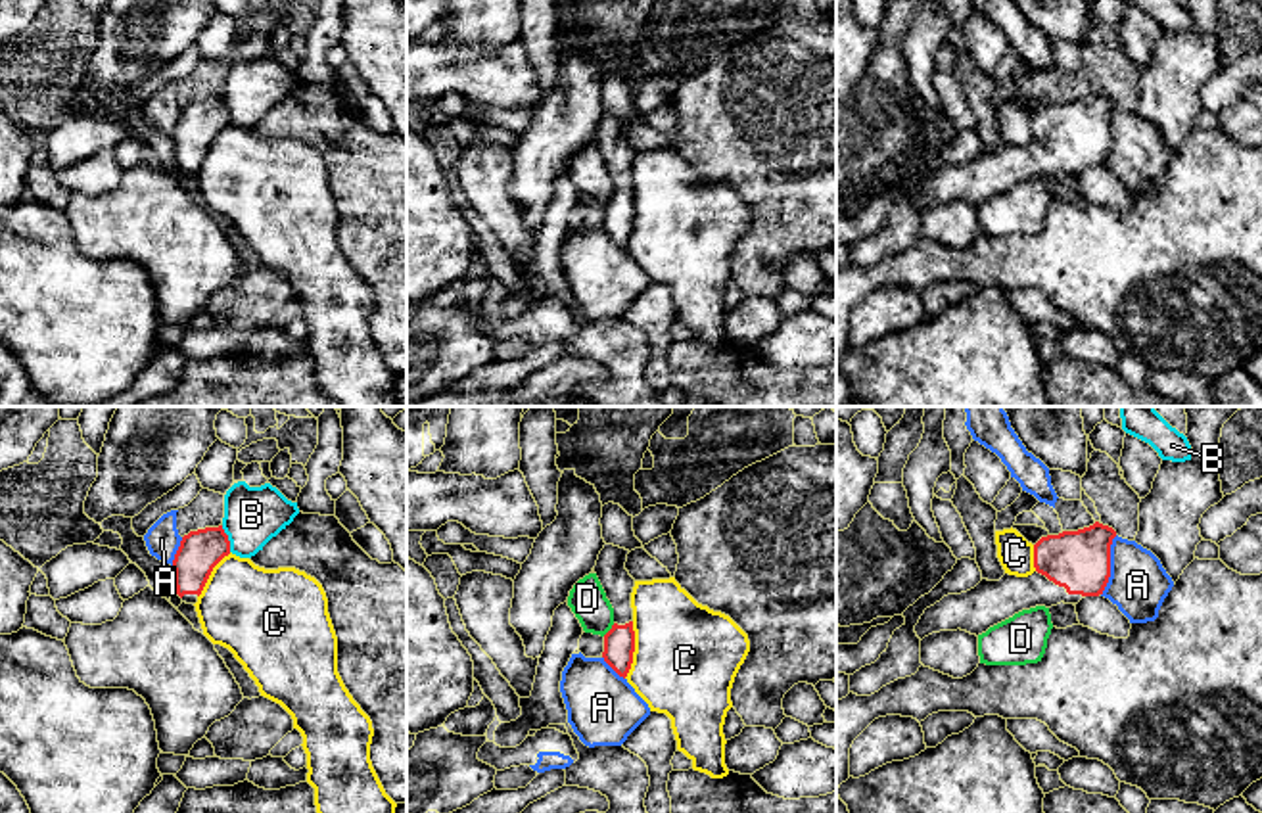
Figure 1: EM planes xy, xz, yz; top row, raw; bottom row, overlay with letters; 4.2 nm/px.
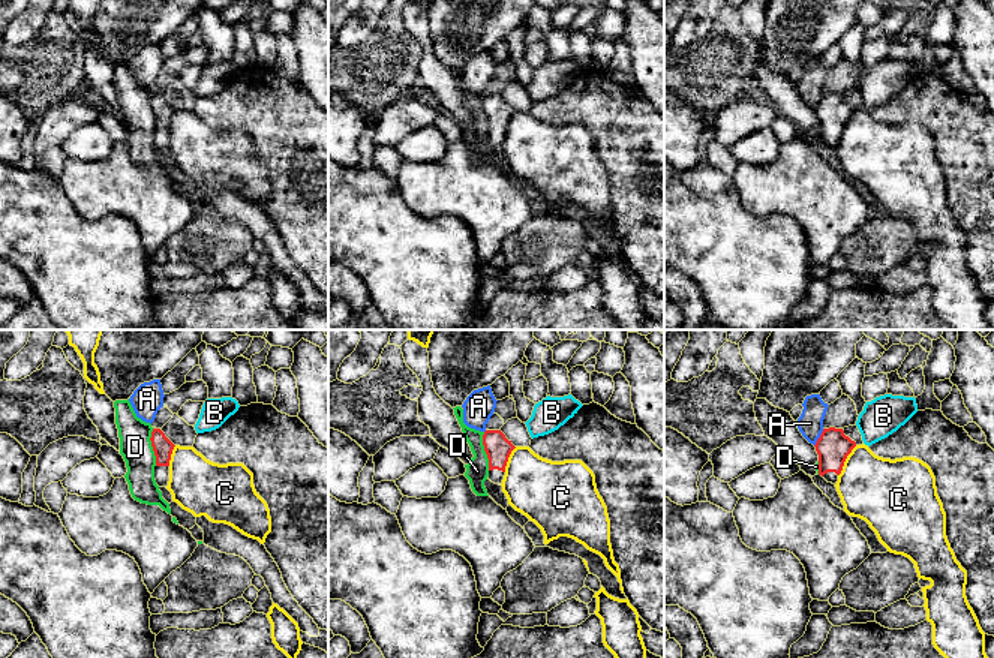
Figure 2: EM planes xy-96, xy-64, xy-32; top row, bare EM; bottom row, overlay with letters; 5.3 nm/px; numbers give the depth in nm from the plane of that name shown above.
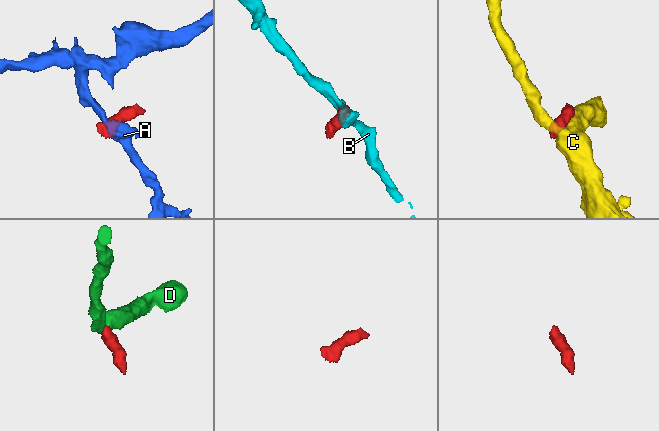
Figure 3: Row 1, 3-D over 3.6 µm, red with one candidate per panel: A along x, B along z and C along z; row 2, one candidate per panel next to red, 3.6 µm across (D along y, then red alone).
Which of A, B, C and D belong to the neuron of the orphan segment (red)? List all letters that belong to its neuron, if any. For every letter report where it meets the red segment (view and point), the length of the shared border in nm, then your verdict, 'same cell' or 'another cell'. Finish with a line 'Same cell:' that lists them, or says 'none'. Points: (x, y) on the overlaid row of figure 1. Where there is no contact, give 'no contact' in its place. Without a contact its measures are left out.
A: contact yz (1109, 566); length 260 nm; another cell
B: contact xy (227, 539); length 120 nm; another cell
C: contact xz (633, 650); length 240 nm; another cell
D: contact xz (610, 629); length 80 nm; another cell
Same cell: none

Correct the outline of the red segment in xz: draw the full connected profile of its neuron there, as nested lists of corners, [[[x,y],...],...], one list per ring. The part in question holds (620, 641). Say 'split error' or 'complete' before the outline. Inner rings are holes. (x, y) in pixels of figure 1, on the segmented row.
split error; [[[604,545],[595,566],[595,573],[614,608],[614,625],[604,635],[602,658],[623,679],[631,669],[635,652],[631,608],[635,579],[625,569],[627,554],[625,548]]]

